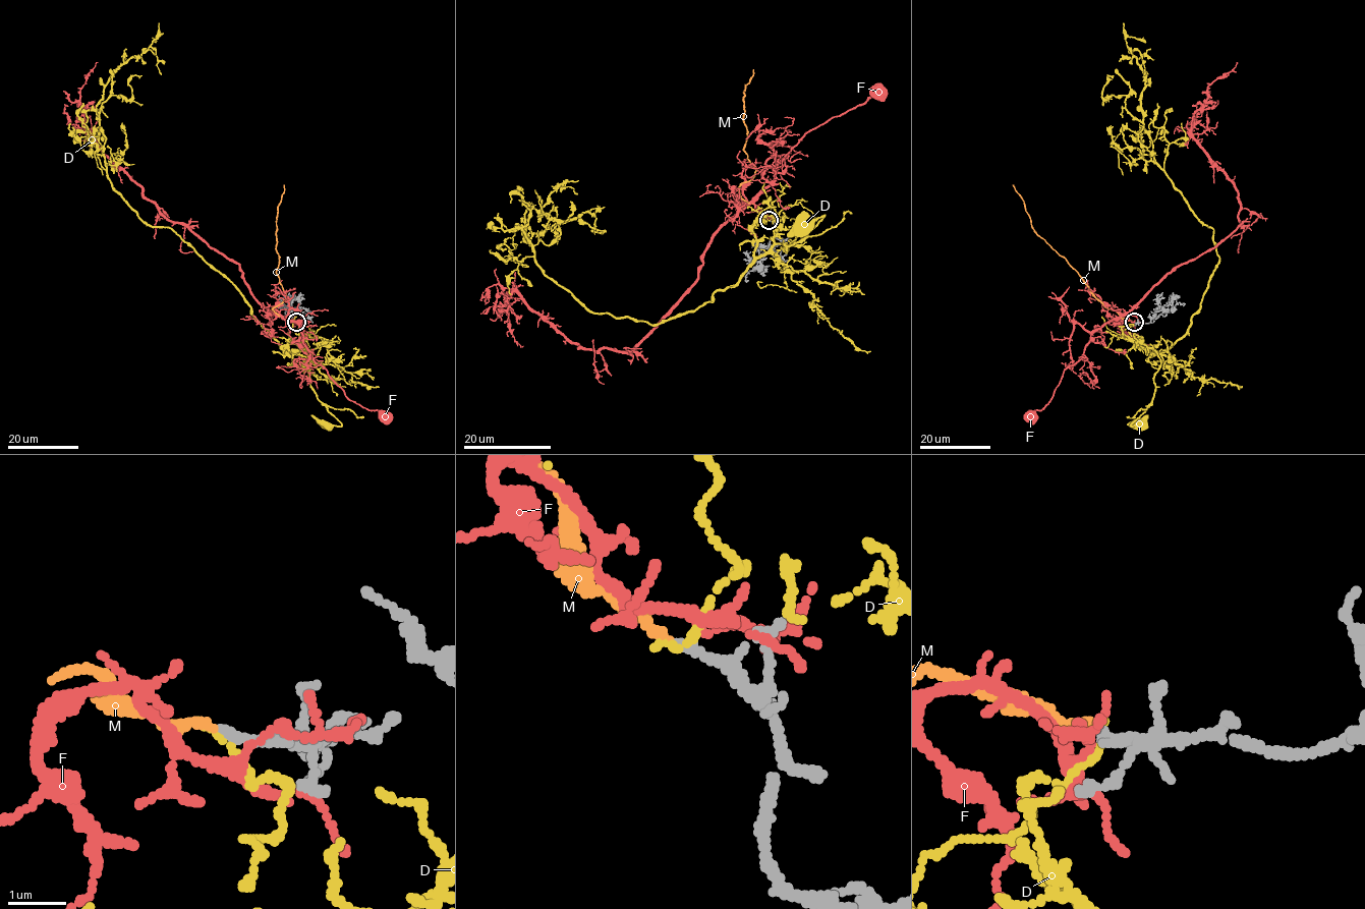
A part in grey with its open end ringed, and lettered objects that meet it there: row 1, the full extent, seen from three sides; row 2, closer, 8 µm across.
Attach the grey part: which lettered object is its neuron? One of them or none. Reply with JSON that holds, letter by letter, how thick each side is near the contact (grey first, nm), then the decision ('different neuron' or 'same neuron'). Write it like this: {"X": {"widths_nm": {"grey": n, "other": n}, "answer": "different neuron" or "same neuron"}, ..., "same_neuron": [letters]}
{"D": {"widths_nm": {"grey": 200, "other": 140}, "answer": "different neuron"}, "F": {"widths_nm": {"grey": 220, "other": 170}, "answer": "different neuron"}, "M": {"widths_nm": {"grey": 180, "other": 170}, "answer": "same neuron"}, "same_neuron": ["M"]}

